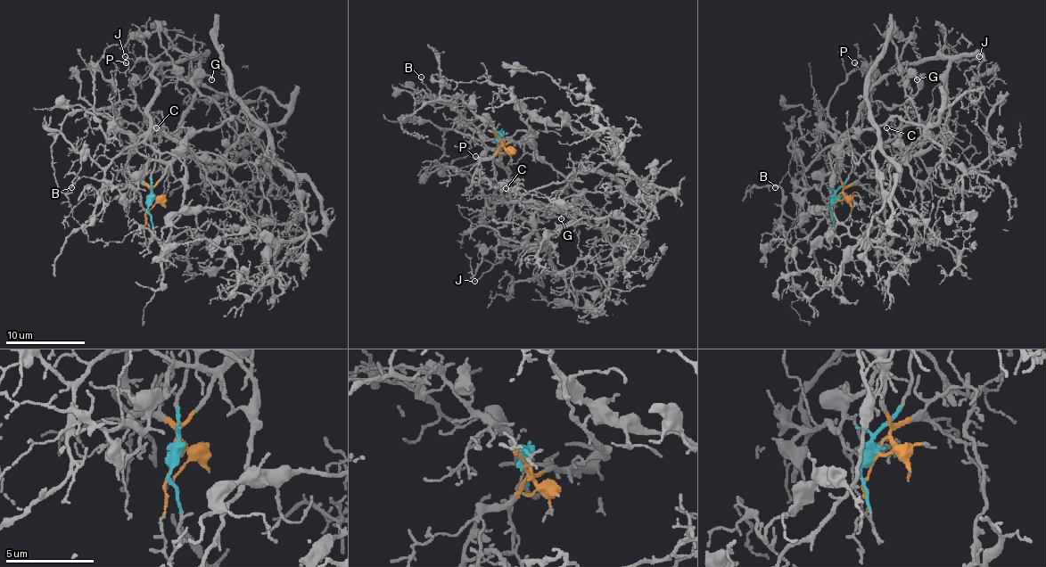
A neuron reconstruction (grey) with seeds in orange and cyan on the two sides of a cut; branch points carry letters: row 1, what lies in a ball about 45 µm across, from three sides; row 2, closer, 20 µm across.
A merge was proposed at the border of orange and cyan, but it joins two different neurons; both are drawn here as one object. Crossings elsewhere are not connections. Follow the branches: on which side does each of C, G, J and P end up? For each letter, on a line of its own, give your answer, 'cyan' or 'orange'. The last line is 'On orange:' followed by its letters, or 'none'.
C: orange
G: orange
J: cyan
P: orange
On orange: C, G, P

